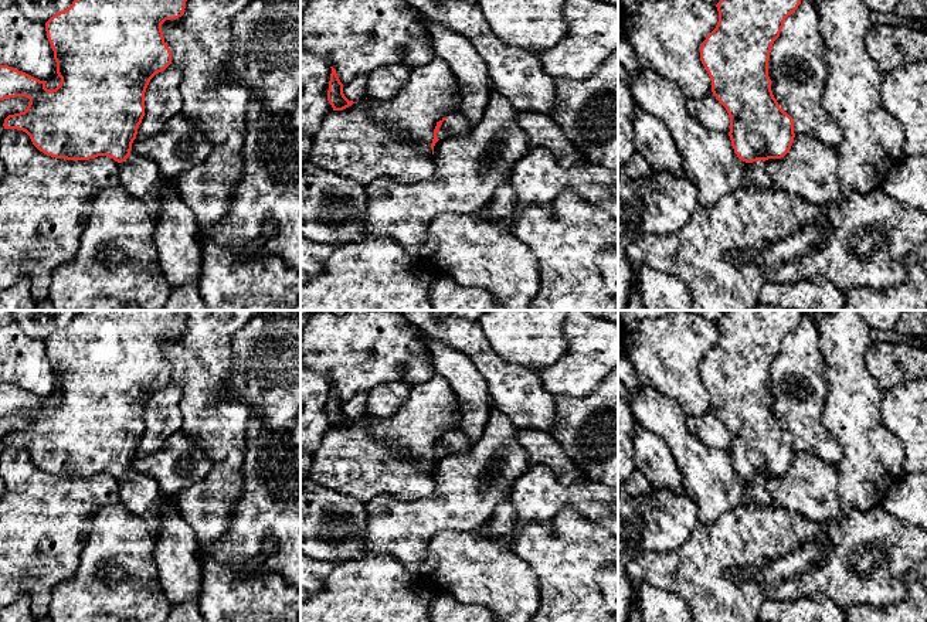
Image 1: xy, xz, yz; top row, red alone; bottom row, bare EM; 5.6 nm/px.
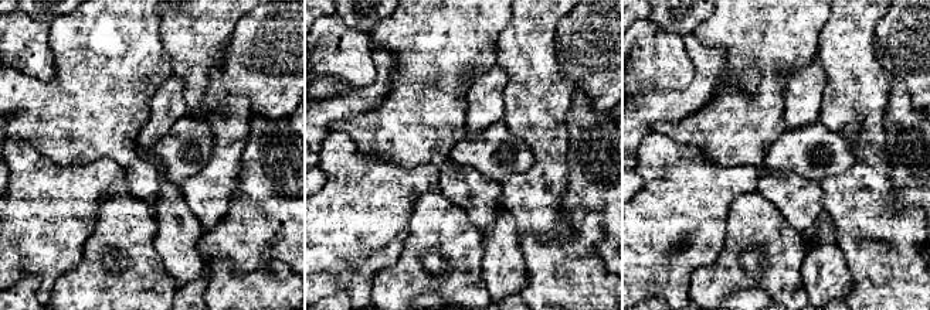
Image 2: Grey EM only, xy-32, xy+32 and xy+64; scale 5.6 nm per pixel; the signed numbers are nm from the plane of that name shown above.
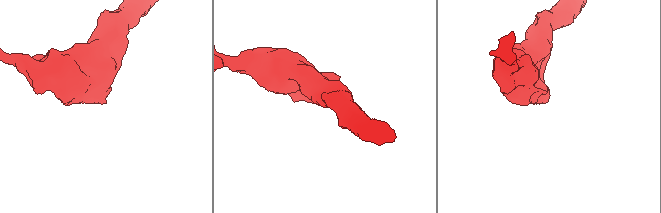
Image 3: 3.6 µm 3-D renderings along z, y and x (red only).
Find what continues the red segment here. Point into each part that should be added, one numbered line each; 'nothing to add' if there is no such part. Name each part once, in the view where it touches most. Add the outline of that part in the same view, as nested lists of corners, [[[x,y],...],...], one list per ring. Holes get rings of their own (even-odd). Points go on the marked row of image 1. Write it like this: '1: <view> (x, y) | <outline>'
1: xz (457, 125) | [[[459,113],[452,115],[449,119],[444,120],[439,132],[437,133],[438,139],[462,136],[471,132],[473,125]]]

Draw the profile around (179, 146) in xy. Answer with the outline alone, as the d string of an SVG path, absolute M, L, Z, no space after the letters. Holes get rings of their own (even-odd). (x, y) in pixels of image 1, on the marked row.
M183 113L167 120L159 133L136 137L130 156L153 160L166 179L180 174L203 163L210 154L206 135Z

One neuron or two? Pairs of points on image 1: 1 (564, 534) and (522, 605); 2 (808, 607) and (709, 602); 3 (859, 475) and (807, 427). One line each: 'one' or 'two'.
1: two
2: two
3: two

